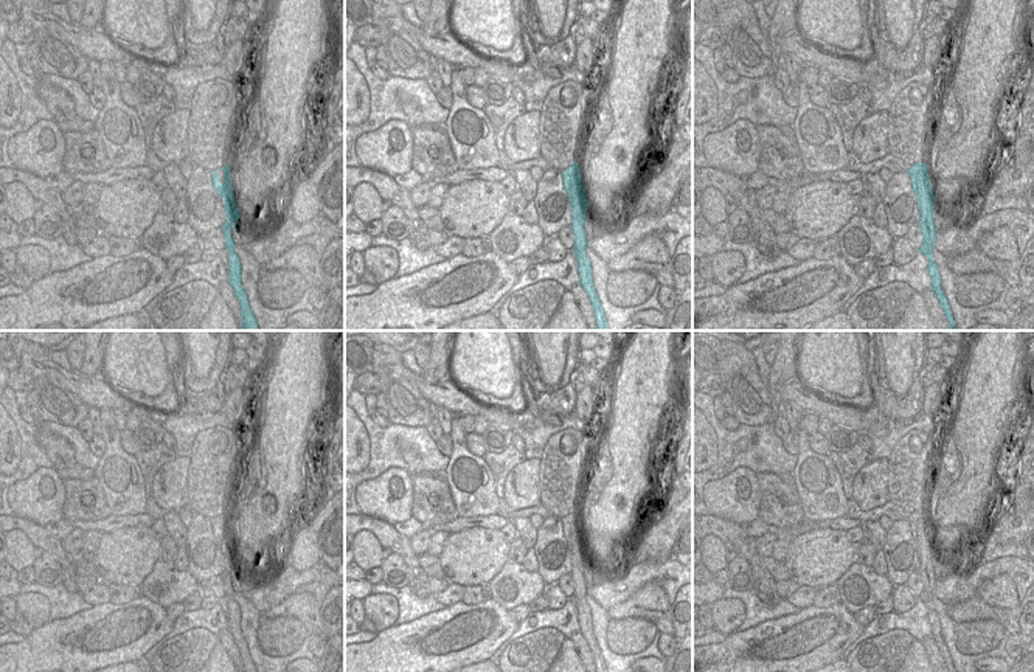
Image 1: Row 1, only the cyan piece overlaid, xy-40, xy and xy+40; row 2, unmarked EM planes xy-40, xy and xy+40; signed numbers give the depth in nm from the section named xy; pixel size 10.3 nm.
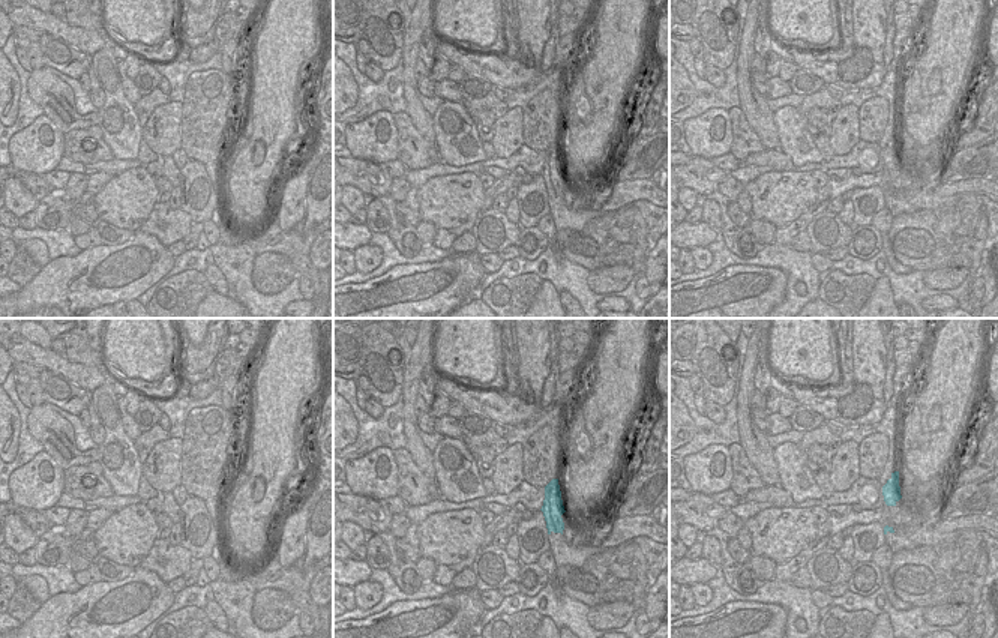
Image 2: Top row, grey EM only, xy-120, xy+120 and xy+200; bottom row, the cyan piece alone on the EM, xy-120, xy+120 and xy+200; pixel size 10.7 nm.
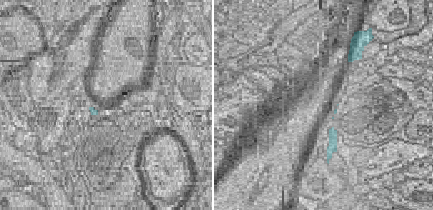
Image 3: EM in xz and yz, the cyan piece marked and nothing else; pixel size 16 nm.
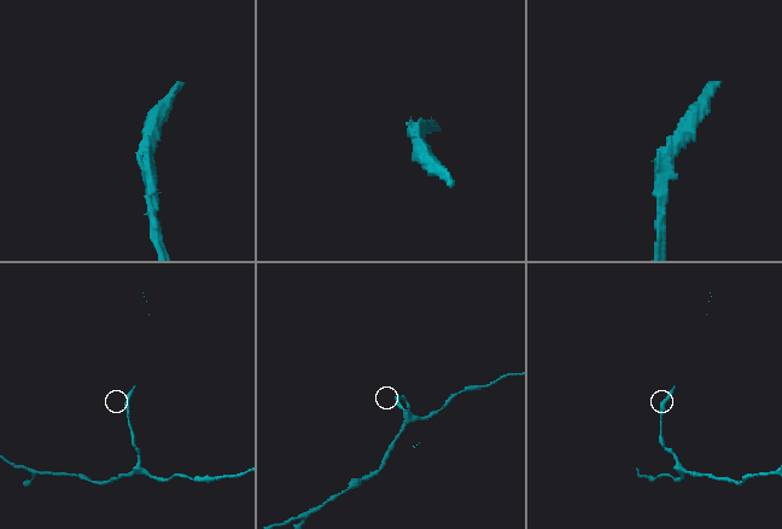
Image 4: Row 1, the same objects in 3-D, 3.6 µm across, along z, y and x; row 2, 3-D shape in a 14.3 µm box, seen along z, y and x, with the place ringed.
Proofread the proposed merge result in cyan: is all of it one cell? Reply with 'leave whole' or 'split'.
leave whole

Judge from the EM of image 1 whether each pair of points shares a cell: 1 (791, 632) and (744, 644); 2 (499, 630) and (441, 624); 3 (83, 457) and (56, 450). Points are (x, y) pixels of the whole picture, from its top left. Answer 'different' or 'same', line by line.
1: same
2: same
3: different

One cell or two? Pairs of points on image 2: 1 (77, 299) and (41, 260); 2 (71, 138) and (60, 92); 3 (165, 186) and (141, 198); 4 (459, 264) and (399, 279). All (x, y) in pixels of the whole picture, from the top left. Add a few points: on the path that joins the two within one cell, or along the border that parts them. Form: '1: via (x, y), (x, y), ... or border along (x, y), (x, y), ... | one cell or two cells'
1: border along (51, 260), (41, 269) | two cells
2: border along (96, 125), (74, 128), (65, 134) | two cells
3: border along (155, 180), (158, 200) | two cells
4: via (444, 270), (435, 279), (414, 279) | one cell

